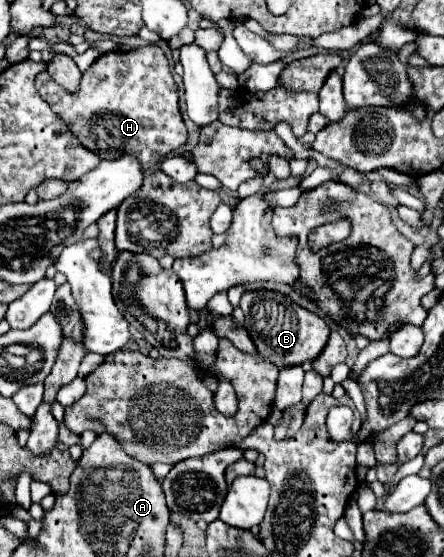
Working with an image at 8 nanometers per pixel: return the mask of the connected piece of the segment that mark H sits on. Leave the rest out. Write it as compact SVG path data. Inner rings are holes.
M147 44L131 52L113 50L103 56L99 56L81 78L81 88L77 92L65 92L61 84L57 84L47 70L39 72L35 78L35 86L43 100L51 106L51 110L61 116L69 130L81 140L81 144L105 160L117 160L117 156L125 156L129 152L131 156L137 156L143 172L155 170L167 154L181 148L187 142L187 128L179 112L179 94L177 84L173 80L169 60L165 58L163 50L157 44Z

